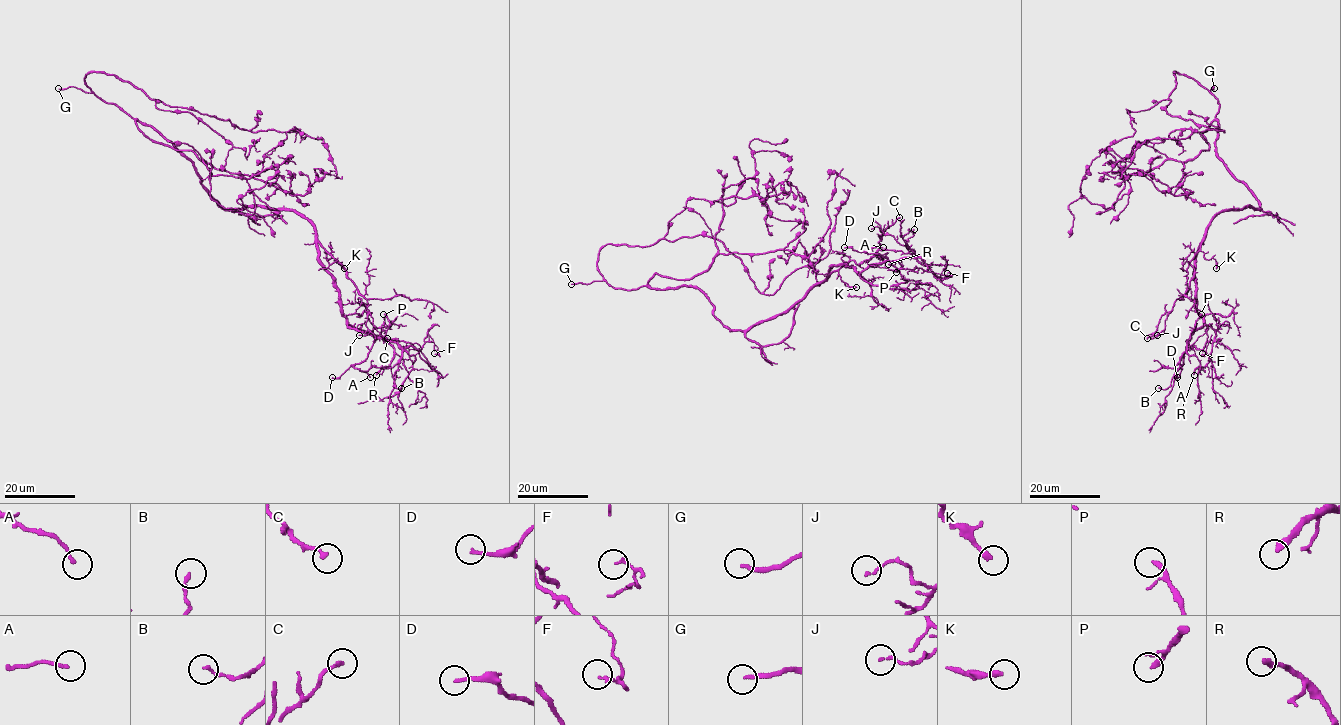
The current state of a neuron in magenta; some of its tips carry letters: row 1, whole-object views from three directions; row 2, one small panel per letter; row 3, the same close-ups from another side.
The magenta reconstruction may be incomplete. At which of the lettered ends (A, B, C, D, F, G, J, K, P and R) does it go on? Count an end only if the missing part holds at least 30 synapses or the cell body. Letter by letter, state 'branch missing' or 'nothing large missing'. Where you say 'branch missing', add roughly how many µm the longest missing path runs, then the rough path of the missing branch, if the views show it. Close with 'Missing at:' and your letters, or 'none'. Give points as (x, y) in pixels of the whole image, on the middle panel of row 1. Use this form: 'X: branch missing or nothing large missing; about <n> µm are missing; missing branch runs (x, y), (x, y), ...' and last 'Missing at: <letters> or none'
A: nothing large missing
B: nothing large missing
C: nothing large missing
D: nothing large missing
F: nothing large missing
G: nothing large missing
J: nothing large missing
K: nothing large missing
P: nothing large missing
R: branch missing; about 40 µm are missing; missing branch runs (888, 264), (881, 261), (880, 242), (867, 225), (872, 213), (866, 189), (852, 184)
Missing at: R

